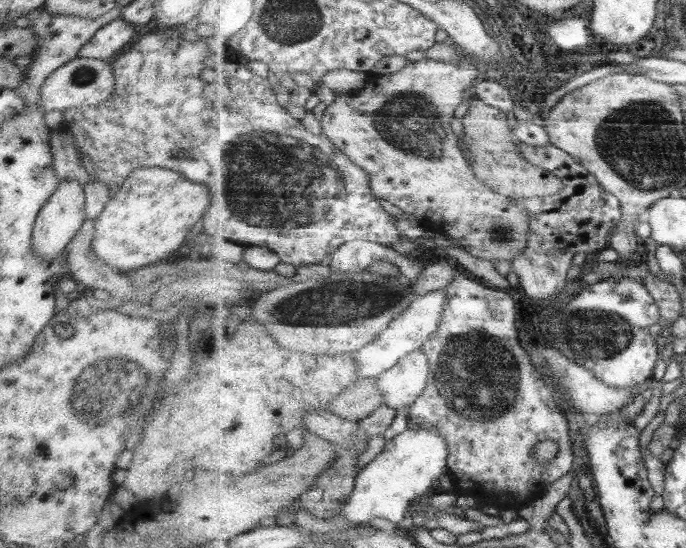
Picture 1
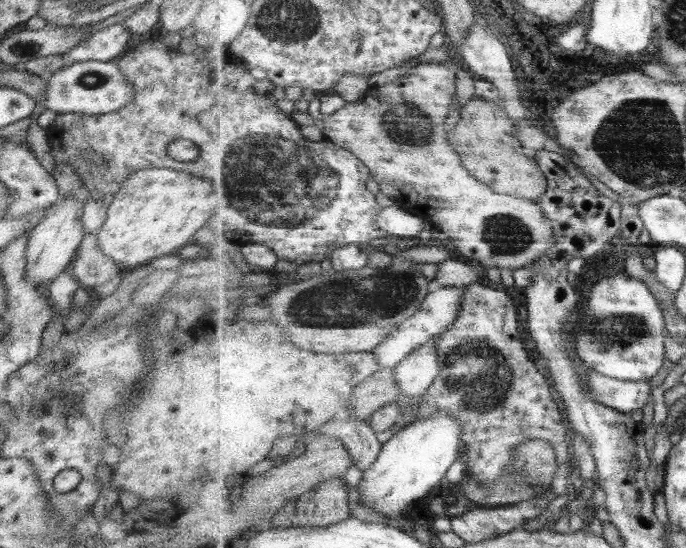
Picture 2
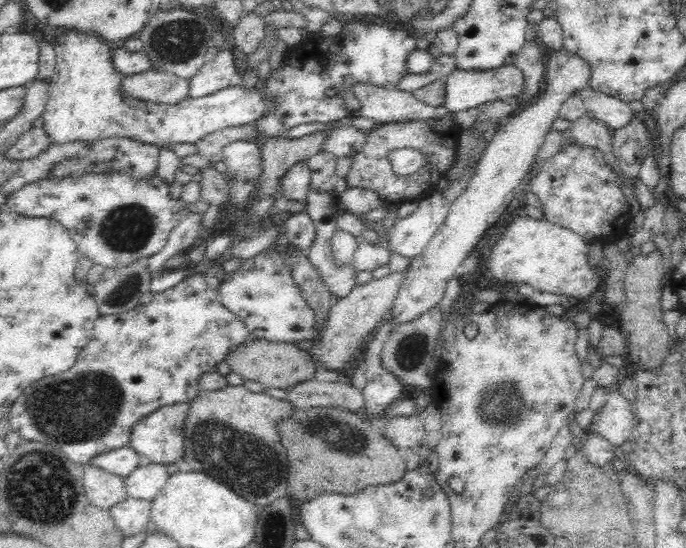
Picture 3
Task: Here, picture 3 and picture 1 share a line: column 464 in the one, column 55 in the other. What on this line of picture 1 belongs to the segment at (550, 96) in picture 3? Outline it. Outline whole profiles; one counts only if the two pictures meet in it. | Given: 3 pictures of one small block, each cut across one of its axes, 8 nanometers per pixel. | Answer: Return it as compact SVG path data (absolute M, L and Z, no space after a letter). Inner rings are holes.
M59 179L55 190L36 214L32 228L31 246L36 255L48 265L66 248L70 238L81 226L84 218L84 192L82 186L71 179Z

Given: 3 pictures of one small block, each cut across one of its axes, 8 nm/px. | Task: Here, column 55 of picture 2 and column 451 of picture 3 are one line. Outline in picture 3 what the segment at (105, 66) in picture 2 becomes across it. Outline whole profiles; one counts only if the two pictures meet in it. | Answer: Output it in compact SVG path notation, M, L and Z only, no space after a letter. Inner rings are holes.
M515 65L490 68L490 70L461 70L456 68L445 79L445 95L443 107L450 113L476 108L480 104L498 100L515 100L523 92L524 77Z

